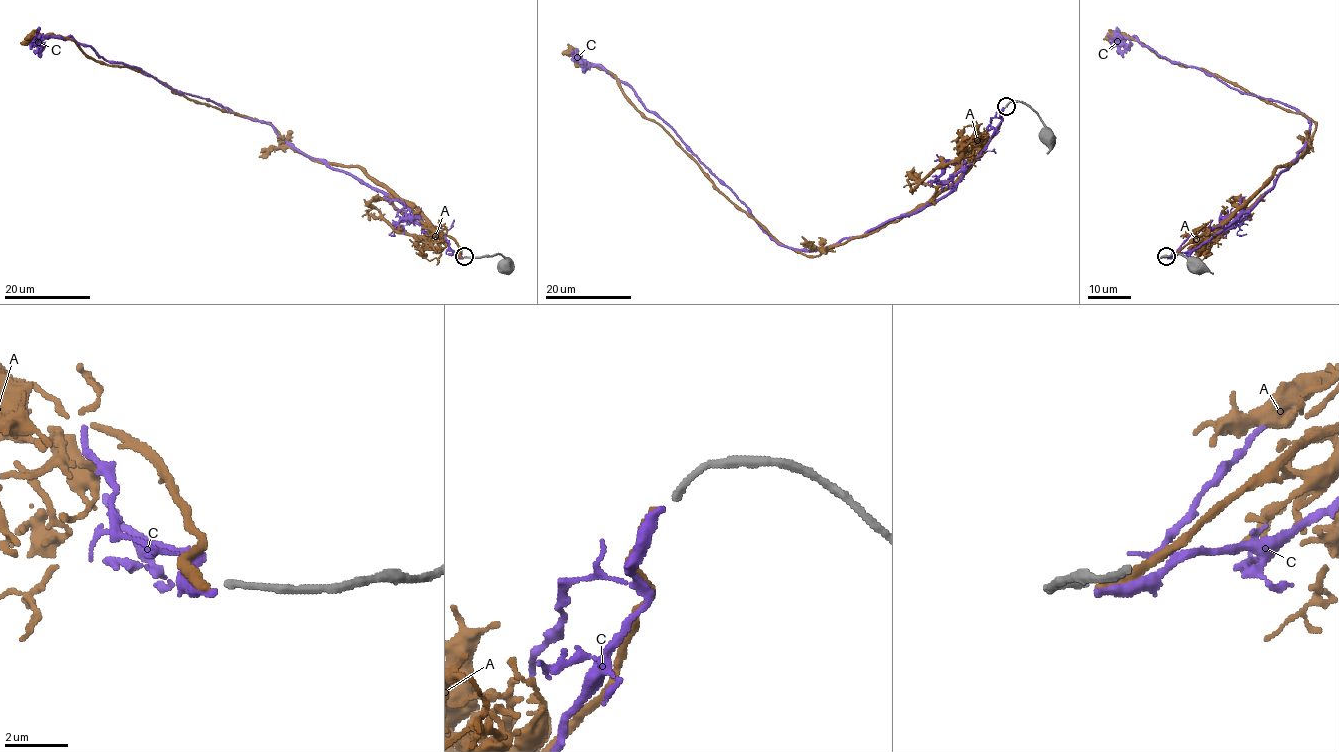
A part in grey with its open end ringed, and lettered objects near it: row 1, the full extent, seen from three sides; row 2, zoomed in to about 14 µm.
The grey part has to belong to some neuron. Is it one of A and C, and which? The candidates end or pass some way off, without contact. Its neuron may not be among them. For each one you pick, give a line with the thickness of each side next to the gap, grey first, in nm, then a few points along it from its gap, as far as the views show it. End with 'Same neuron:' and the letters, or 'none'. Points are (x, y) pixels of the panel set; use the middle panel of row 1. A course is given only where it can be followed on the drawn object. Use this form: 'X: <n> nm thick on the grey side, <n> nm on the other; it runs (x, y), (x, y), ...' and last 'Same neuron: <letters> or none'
Same neuron: none

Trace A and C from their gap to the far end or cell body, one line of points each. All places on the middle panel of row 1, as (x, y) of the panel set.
A: (1003, 108), (998, 130), (973, 162), (927, 201), (806, 255), (780, 244), (738, 209), (612, 74), (562, 53)
C: (1004, 108), (985, 149), (945, 195), (862, 235), (795, 250), (778, 244), (632, 88), (582, 62), (571, 51)

